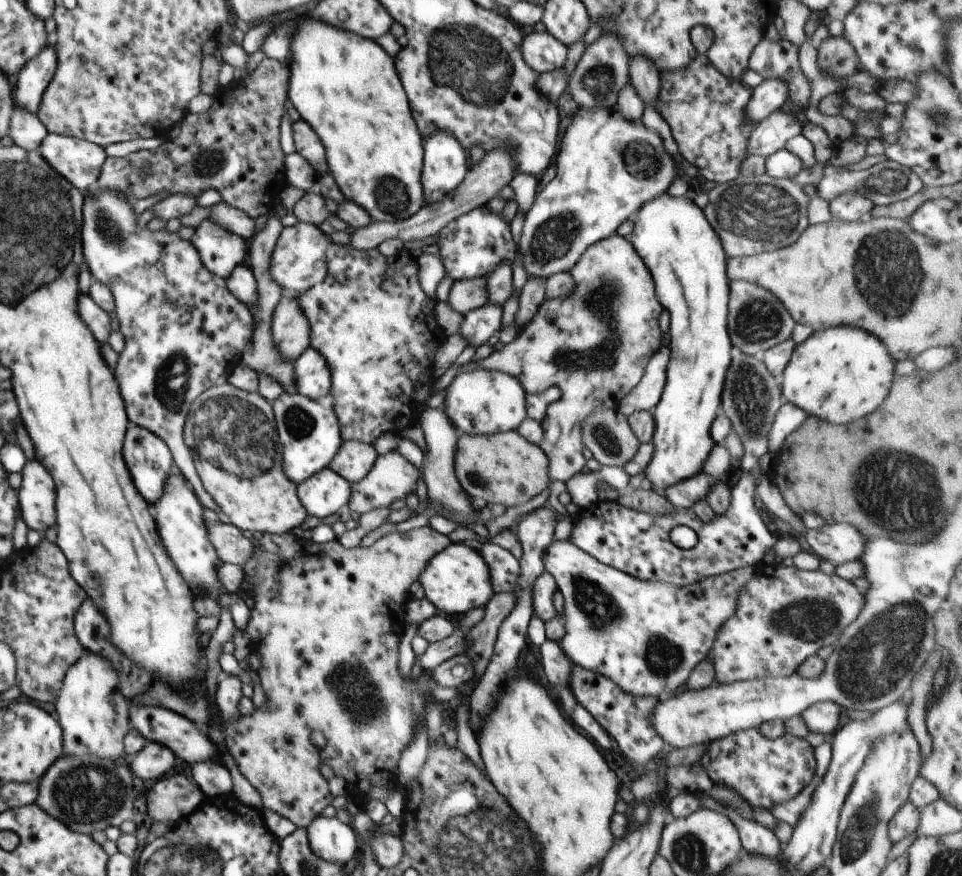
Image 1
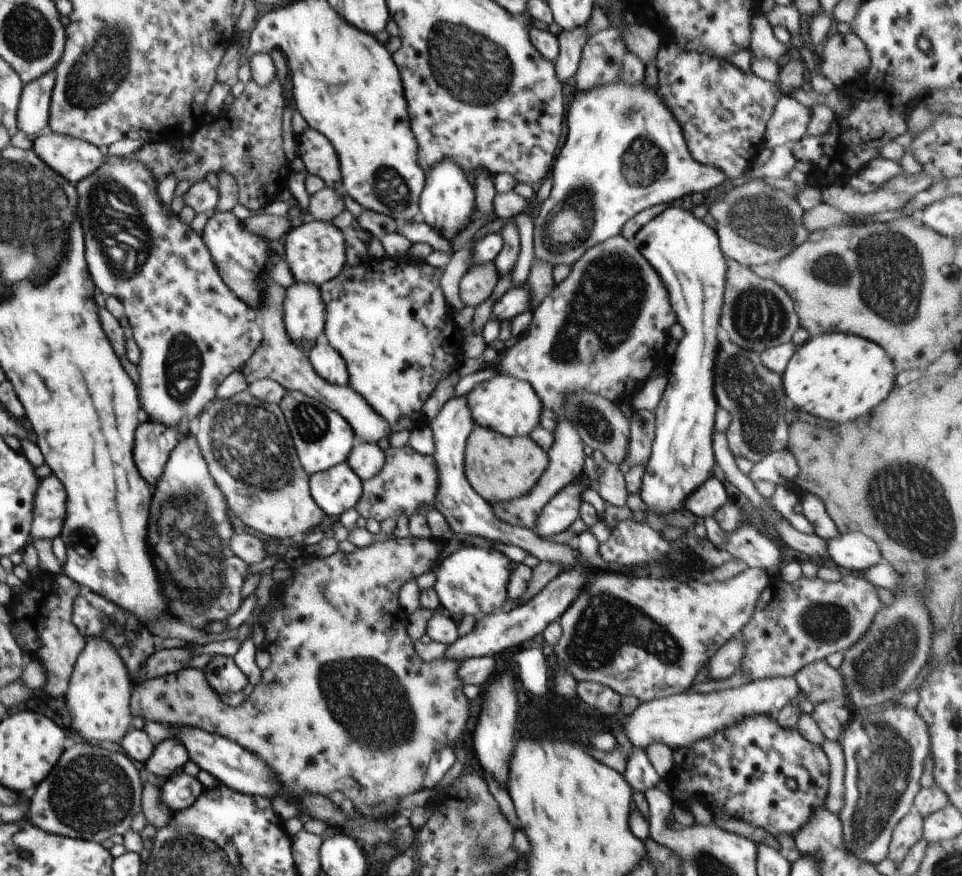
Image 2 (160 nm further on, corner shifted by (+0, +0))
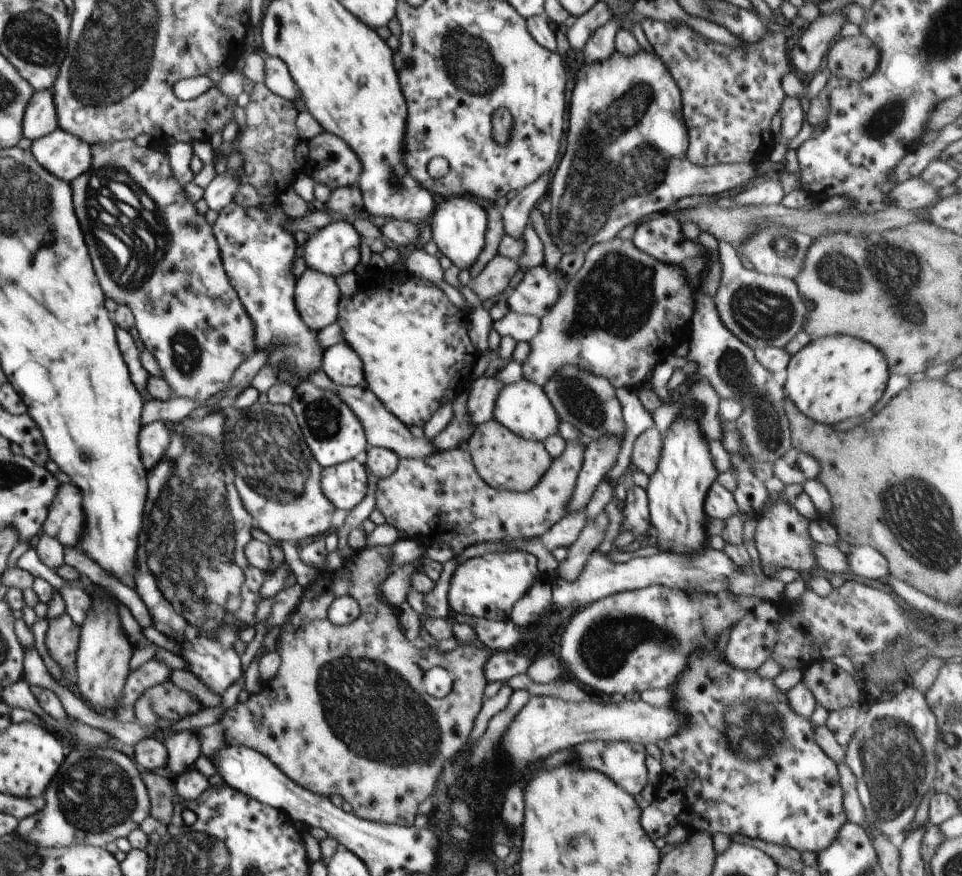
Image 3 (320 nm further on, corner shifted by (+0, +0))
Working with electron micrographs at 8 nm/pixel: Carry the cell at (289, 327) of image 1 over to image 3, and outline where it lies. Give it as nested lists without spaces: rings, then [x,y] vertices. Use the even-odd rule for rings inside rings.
[[[306,269],[295,286],[295,305],[309,329],[321,331],[337,322],[341,292],[337,277]]]

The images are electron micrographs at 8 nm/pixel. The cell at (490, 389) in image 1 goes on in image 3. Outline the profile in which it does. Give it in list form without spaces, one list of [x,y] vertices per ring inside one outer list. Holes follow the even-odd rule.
[[[527,381],[506,385],[498,395],[493,412],[500,424],[506,426],[514,434],[529,441],[545,441],[549,436],[559,434],[561,418],[557,415],[554,405],[544,392],[543,387]]]

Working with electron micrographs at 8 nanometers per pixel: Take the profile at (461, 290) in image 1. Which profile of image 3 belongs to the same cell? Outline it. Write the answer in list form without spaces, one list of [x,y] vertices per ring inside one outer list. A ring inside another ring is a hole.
[[[500,254],[496,255],[484,270],[470,282],[470,288],[481,301],[494,298],[504,292],[508,285],[512,285],[516,276],[521,275],[519,264]]]

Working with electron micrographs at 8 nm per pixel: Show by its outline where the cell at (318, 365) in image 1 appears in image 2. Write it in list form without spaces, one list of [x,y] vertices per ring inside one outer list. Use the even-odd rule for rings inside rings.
[[[324,334],[318,336],[316,344],[308,354],[313,369],[333,385],[346,386],[349,384],[349,372],[342,355],[330,346]]]

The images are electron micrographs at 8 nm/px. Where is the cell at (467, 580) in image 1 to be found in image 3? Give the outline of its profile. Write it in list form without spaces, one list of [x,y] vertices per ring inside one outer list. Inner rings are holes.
[[[524,551],[488,553],[469,558],[459,564],[452,575],[448,591],[448,602],[452,615],[460,614],[489,621],[508,620],[514,604],[532,588],[541,572],[533,554]]]

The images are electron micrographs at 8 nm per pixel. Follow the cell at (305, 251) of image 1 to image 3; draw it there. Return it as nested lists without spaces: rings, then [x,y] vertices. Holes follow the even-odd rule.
[[[334,221],[316,234],[302,236],[300,255],[306,260],[307,268],[323,272],[333,277],[339,277],[347,272],[354,271],[360,263],[361,234],[354,229],[354,225],[346,221]]]

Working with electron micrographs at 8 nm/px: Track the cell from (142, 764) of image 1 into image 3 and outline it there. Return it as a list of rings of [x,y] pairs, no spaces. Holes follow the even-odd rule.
[[[194,730],[174,733],[163,742],[168,751],[168,767],[179,775],[188,771],[202,756],[201,742]]]

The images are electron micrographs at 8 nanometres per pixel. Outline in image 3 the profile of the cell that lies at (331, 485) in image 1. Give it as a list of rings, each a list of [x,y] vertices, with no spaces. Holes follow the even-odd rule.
[[[356,459],[324,467],[322,492],[336,508],[350,511],[366,496],[367,472],[366,466]]]

